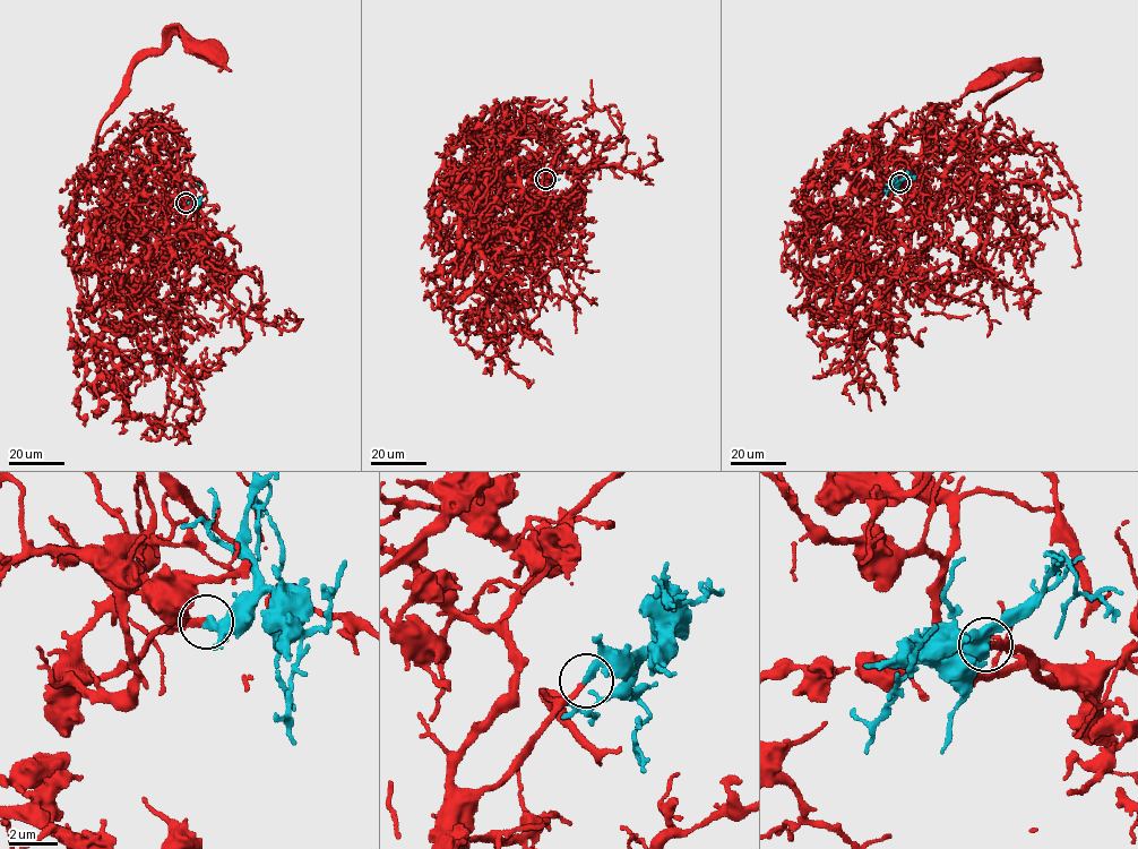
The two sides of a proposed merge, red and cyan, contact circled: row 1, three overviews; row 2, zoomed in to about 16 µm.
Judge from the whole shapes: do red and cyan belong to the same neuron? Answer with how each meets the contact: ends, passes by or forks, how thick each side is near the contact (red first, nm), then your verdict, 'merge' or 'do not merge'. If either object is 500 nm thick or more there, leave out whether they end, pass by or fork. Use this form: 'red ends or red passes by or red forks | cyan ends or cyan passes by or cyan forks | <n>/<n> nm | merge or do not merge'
red ends | cyan ends | 240/380 nm | merge

